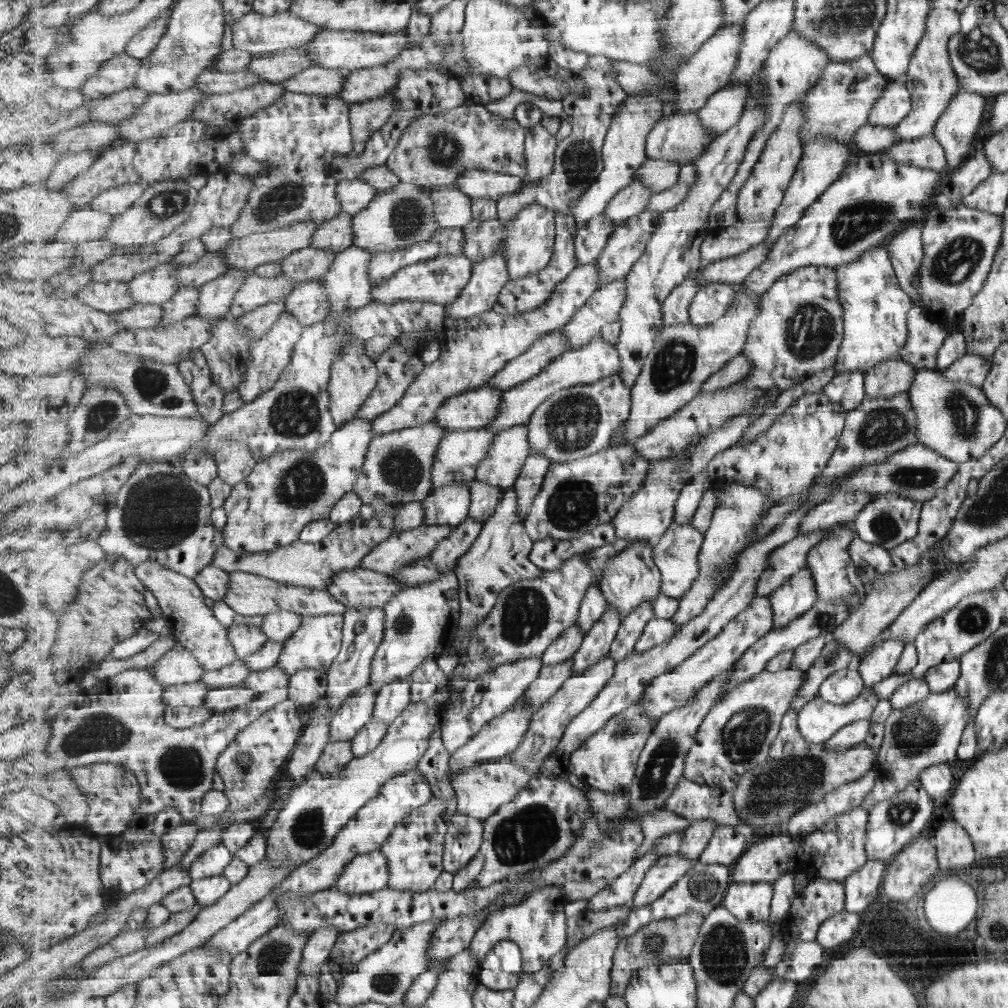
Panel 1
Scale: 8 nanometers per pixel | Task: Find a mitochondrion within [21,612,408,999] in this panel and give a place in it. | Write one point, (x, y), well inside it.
(98, 732)

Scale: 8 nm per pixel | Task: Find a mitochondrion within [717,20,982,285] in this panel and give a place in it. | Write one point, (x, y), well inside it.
(853, 223)

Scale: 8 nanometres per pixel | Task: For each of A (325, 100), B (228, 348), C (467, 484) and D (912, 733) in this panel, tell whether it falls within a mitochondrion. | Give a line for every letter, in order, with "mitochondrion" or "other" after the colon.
A: other
B: other
C: other
D: mitochondrion

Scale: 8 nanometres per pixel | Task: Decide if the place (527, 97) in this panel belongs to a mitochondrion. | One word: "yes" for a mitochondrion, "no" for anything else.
no

